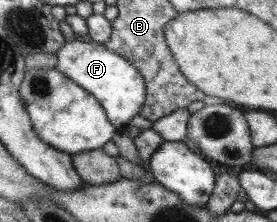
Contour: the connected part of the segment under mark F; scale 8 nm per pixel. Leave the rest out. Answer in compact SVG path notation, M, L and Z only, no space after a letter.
M76 40L64 42L54 54L56 57L54 68L81 89L88 91L101 105L109 123L112 123L115 129L127 126L129 119L139 113L139 107L145 103L142 77L120 55L109 51L102 44L81 43Z

